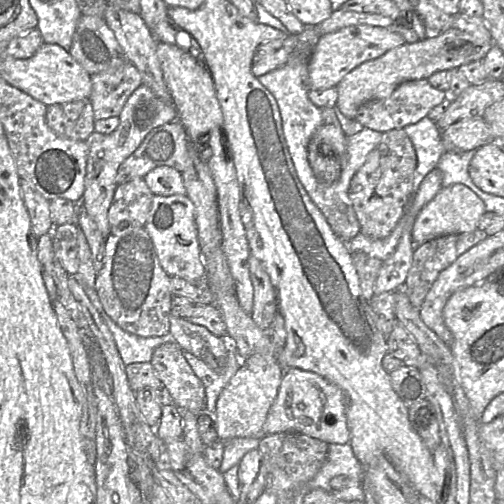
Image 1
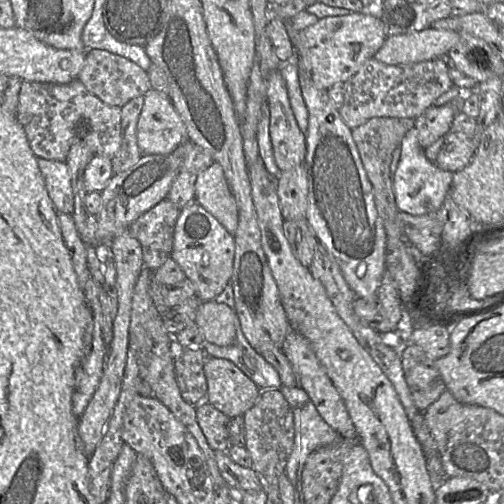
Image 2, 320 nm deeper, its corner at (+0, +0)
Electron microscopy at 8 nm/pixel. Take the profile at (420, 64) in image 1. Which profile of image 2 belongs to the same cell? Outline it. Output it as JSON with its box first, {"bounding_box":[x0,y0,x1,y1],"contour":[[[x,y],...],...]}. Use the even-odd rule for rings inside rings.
{"bounding_box":[374,29,458,65],"contour":[[[426,29],[387,37],[374,58],[388,65],[412,64],[446,55],[458,42],[455,30]]]}

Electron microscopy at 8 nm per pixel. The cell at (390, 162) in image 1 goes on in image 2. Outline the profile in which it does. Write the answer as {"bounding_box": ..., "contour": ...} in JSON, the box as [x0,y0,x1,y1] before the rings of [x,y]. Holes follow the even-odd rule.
{"bounding_box":[415,96,463,150],"contour":[[[463,96],[460,100],[443,106],[432,105],[415,119],[418,142],[424,150],[450,132],[456,114],[461,112],[462,104]]]}

